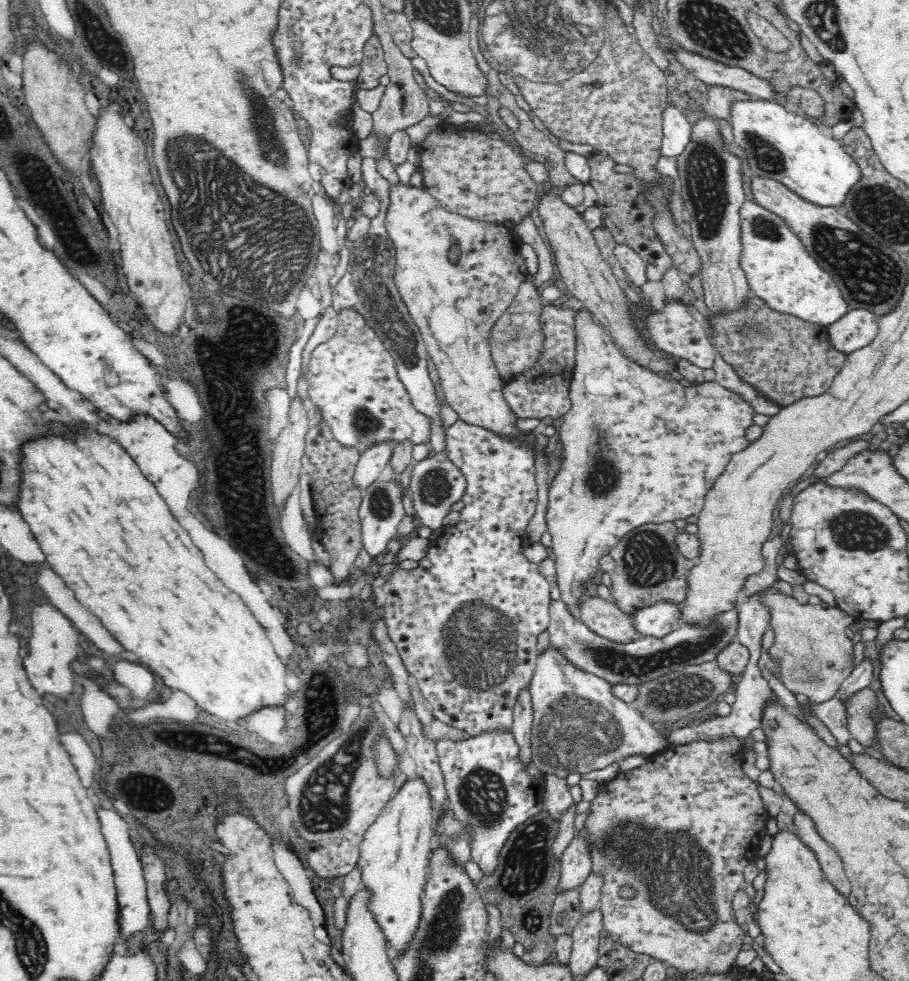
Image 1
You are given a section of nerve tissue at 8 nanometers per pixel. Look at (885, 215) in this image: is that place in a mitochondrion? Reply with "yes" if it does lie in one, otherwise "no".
yes

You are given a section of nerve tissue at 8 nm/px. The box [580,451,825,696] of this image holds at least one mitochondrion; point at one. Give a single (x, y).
(648, 560)

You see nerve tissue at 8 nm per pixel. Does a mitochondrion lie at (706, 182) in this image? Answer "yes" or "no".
yes

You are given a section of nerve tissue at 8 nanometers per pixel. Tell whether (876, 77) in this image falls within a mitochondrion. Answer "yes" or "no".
no

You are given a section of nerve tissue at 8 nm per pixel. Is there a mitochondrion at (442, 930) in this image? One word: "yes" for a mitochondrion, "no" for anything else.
yes

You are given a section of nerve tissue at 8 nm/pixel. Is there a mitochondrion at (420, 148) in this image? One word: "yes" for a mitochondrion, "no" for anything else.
no

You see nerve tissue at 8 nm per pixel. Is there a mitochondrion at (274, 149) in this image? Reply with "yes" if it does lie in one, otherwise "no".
yes

